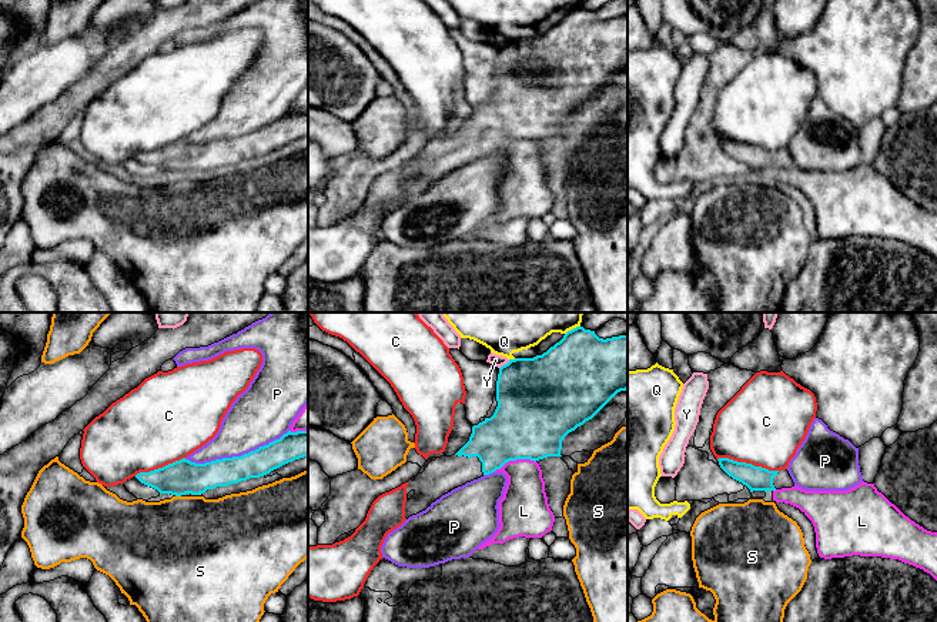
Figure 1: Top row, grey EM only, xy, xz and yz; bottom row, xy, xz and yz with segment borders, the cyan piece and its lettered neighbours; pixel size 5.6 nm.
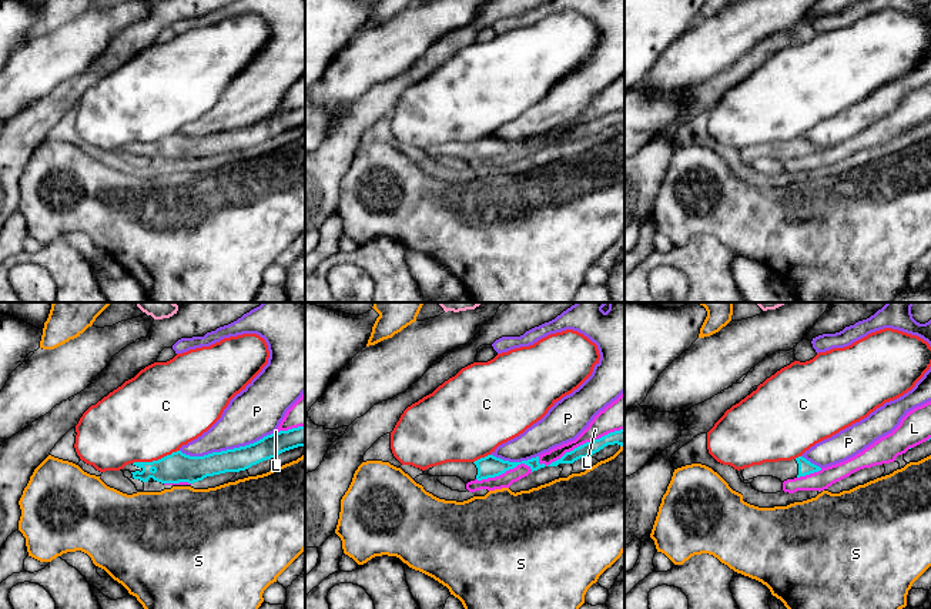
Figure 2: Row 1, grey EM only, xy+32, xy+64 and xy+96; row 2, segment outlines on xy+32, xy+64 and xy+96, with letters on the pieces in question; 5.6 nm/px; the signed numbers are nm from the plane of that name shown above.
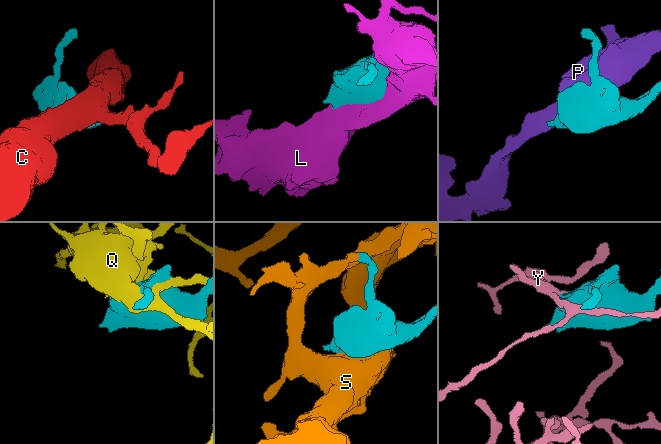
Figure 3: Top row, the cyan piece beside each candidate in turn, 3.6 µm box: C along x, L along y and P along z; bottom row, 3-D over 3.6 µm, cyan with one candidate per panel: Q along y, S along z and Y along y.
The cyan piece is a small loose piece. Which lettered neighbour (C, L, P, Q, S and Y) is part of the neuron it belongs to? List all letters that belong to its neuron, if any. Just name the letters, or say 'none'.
none

